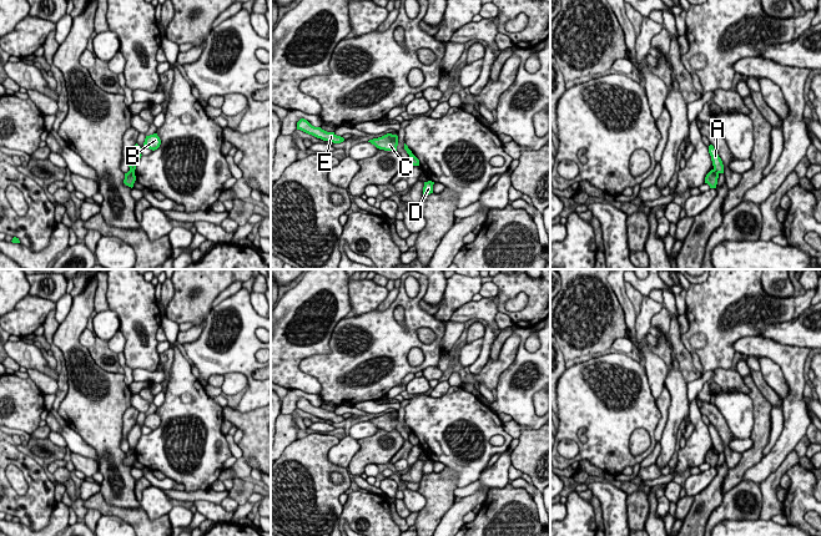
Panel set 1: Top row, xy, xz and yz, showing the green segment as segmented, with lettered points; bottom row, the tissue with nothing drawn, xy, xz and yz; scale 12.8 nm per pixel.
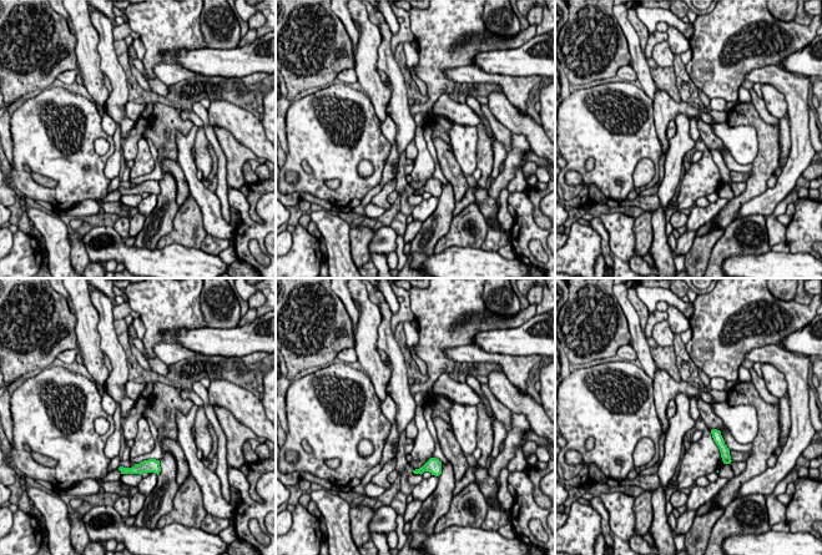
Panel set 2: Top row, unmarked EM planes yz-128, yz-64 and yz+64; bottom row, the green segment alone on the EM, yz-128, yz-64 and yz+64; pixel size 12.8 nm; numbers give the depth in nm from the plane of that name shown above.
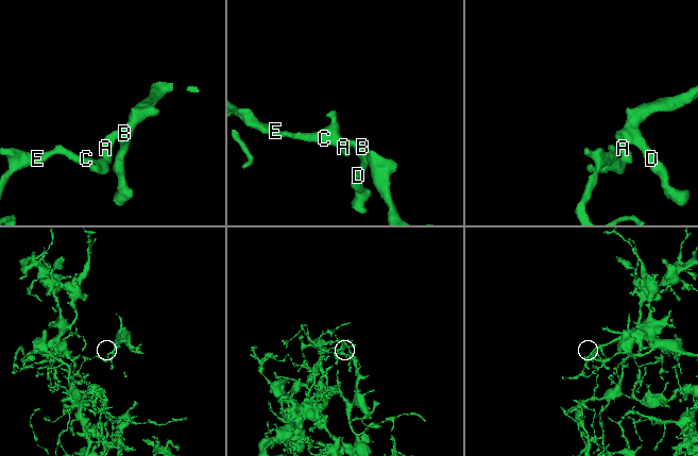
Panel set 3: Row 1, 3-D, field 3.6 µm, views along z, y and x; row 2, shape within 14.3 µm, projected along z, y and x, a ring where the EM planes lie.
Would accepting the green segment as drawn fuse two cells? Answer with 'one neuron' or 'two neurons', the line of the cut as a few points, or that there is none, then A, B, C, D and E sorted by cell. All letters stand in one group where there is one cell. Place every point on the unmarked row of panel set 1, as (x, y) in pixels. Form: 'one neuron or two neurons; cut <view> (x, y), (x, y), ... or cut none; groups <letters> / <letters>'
two neurons; cut yz (714, 448), (718, 454); groups A B D / C E

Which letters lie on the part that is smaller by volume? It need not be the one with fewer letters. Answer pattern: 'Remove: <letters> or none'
Remove: A, B, D

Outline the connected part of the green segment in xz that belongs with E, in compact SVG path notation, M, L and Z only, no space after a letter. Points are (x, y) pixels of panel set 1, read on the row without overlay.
M301 398L297 401L297 409L301 409L308 414L312 414L317 418L321 418L323 420L331 420L333 423L341 423L344 420L343 416L337 415L334 411L327 411L324 409L322 409L321 406L314 406L312 405L307 399Z

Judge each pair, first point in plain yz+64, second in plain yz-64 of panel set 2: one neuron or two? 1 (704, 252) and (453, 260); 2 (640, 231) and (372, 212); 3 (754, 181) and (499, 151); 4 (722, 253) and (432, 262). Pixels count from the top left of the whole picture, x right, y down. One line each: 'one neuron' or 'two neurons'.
1: two neurons
2: two neurons
3: two neurons
4: two neurons

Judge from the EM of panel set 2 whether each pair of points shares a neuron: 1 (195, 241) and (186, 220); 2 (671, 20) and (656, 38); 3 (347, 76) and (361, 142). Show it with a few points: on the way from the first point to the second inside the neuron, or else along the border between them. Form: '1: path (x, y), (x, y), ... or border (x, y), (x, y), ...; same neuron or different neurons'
1: path (192, 236), (187, 225); same neuron
2: border (656, 30), (649, 34); different neurons
3: border (341, 81), (349, 85); different neurons

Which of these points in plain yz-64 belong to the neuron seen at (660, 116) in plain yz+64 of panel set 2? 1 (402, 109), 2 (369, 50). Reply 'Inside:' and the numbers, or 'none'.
Inside: 2

